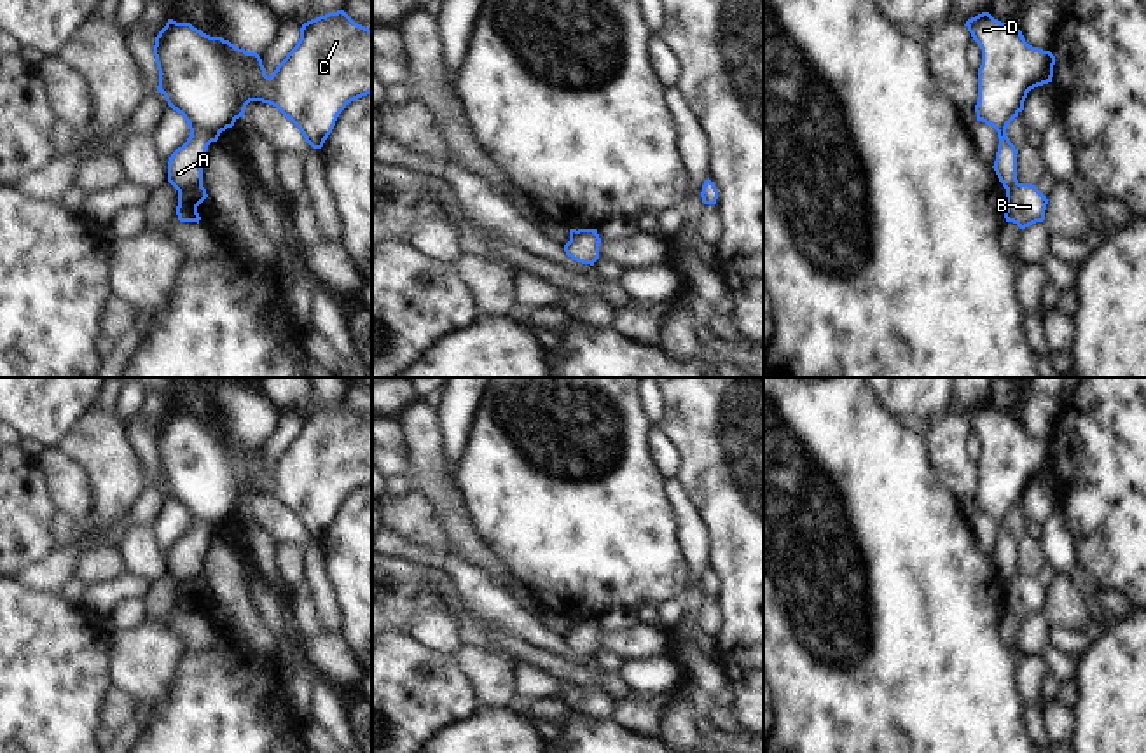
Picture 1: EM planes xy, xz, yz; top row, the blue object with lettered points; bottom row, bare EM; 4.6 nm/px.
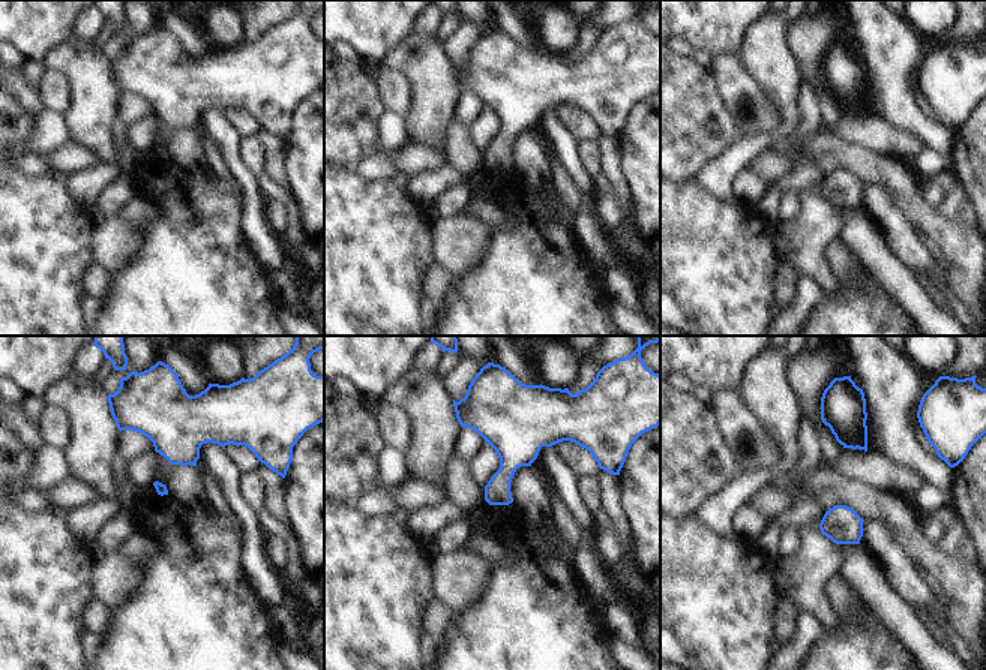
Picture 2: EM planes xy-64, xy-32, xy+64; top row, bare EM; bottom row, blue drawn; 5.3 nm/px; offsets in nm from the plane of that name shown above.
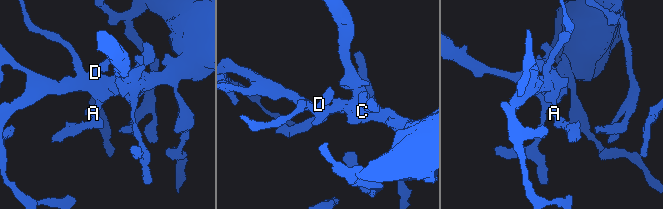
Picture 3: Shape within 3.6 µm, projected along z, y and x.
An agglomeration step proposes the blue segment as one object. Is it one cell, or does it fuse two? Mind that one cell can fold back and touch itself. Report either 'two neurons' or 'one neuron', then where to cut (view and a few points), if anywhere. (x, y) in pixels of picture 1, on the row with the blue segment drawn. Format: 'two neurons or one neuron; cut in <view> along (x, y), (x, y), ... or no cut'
two neurons; cut in xy along (201, 182), (179, 193)

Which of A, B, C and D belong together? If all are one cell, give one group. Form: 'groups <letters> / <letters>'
groups A C D / B

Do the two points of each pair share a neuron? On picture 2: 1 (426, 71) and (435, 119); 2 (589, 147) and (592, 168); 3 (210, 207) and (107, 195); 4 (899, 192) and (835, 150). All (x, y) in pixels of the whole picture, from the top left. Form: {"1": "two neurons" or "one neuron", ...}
{"1": "one neuron", "2": "one neuron", "3": "two neurons", "4": "one neuron"}

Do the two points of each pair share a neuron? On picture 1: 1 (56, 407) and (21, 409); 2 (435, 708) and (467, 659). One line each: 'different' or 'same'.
1: same
2: different

